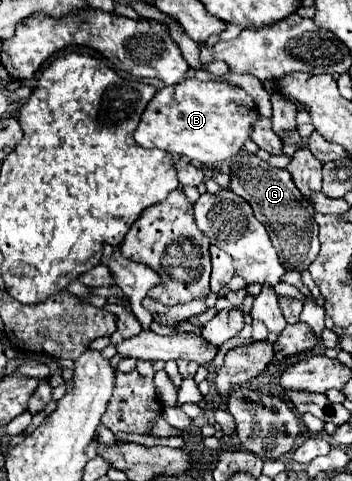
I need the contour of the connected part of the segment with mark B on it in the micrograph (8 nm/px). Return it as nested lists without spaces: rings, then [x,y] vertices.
[[[186,78],[176,86],[164,86],[156,92],[142,114],[134,140],[142,148],[160,148],[174,156],[186,156],[192,162],[218,166],[244,148],[258,120],[260,114],[252,98],[244,96],[242,88],[224,82]]]

